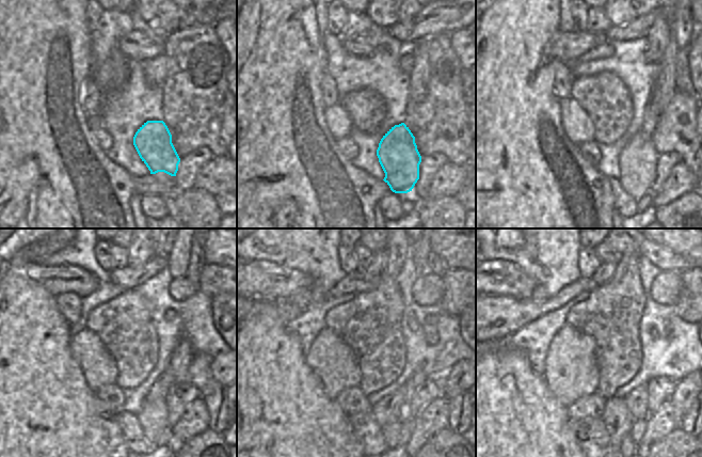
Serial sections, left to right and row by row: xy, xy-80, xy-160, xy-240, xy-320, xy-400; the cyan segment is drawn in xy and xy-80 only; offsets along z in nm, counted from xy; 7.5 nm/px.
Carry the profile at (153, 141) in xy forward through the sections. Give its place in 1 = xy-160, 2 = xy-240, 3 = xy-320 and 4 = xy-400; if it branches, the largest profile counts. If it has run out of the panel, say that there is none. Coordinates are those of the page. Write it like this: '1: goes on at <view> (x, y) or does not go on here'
1: goes on at xy-160 (638, 159)
2: goes on at xy-240 (153, 418)
3: goes on at xy-320 (391, 432)
4: goes on at xy-400 (627, 445)

